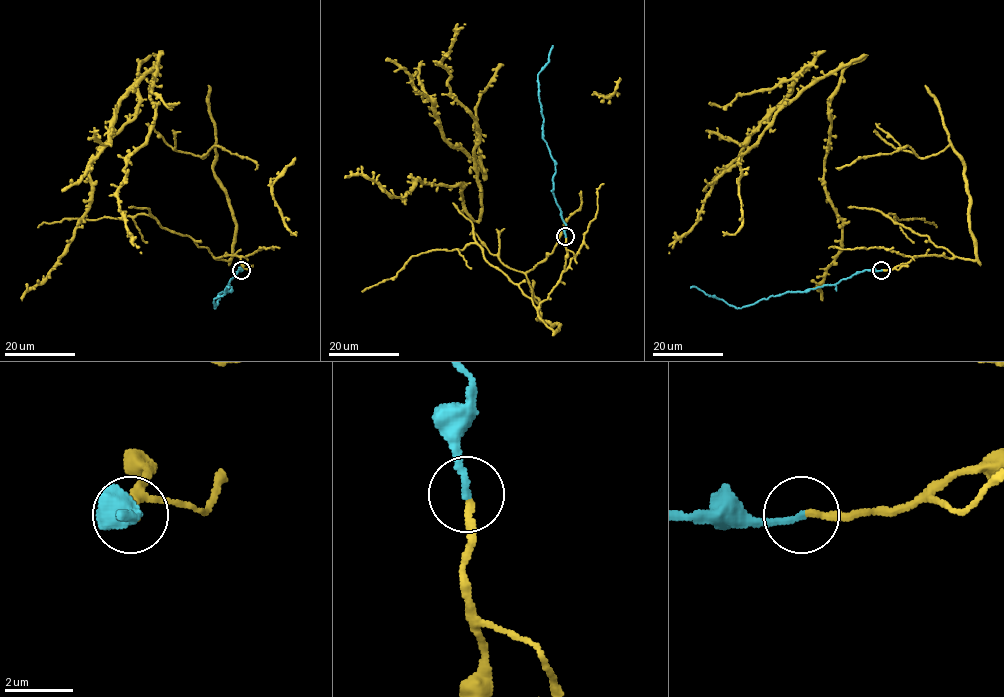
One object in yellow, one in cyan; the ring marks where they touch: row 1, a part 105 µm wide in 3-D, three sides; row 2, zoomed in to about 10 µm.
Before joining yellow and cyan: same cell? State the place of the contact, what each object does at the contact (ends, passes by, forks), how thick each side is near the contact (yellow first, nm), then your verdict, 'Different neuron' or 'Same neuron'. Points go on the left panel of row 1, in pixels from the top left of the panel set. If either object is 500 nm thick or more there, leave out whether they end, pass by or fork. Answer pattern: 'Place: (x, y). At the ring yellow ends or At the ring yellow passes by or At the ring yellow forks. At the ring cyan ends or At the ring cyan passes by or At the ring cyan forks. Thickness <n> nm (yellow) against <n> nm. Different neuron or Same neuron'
Place: (241, 270). At the ring yellow ends. At the ring cyan ends. Thickness 220 nm (yellow) against 200 nm. Same neuron

